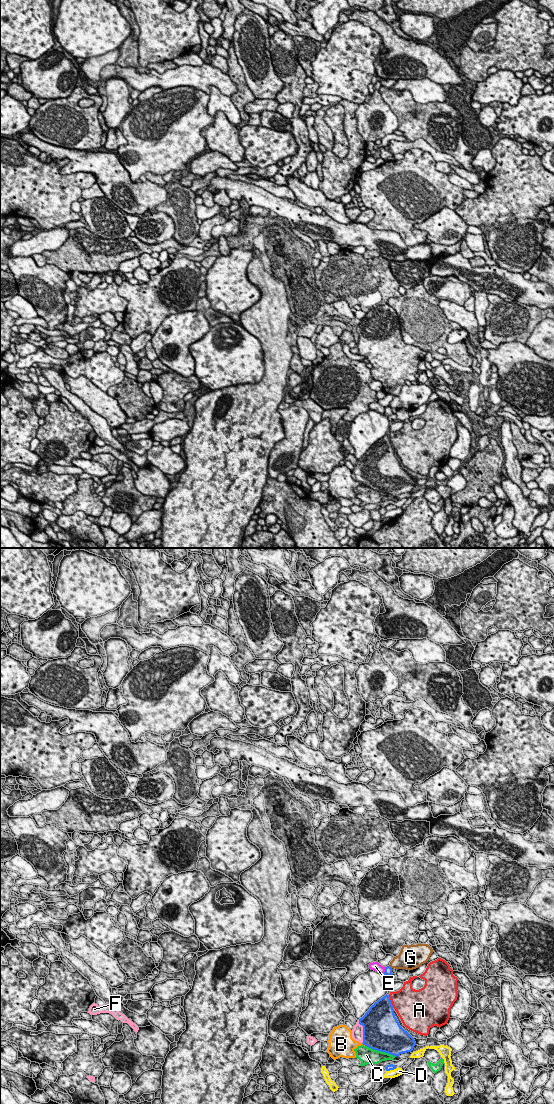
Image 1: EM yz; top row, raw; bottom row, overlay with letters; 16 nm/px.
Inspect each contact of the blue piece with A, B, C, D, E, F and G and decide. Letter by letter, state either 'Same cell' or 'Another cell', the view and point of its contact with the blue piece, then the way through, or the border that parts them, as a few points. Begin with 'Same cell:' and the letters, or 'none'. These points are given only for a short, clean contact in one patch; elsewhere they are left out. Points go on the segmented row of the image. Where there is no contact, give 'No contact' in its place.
Same cell: F
A: Another cell. Touches blue at yz (390, 1001)
B: Another cell. Touches blue at yz (363, 1044). Boundary: yz (361, 1043), (365, 1045)
C: Another cell. Touches blue at yz (380, 1050)
D: Another cell. Touches blue at yz (391, 1069). Boundary: yz (397, 1067), (386, 1071)
E: Another cell. Touches blue at yz (385, 971)
F: Same cell. Touches blue at yz (363, 1032)
G: Another cell. Touches blue at yz (390, 967)

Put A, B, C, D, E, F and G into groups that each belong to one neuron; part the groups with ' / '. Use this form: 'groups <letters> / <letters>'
groups A / B / C / D / E / F / G

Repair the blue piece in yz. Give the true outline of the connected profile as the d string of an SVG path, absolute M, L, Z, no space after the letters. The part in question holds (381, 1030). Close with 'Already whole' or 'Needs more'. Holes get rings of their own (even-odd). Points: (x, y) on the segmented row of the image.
M389 995L375 1002L352 1030L355 1041L395 1057L411 1052L414 1038L399 1024Z. Needs more

